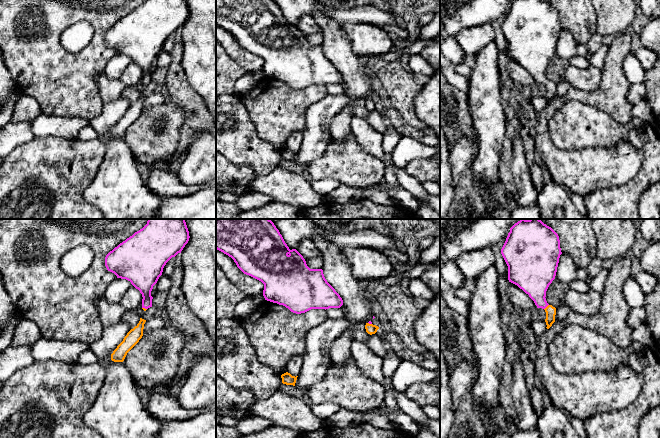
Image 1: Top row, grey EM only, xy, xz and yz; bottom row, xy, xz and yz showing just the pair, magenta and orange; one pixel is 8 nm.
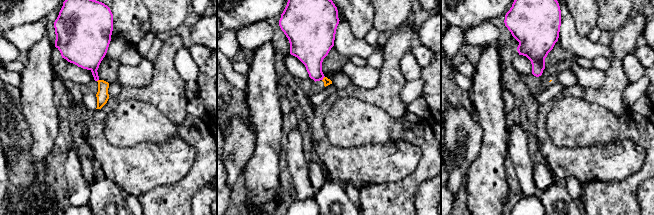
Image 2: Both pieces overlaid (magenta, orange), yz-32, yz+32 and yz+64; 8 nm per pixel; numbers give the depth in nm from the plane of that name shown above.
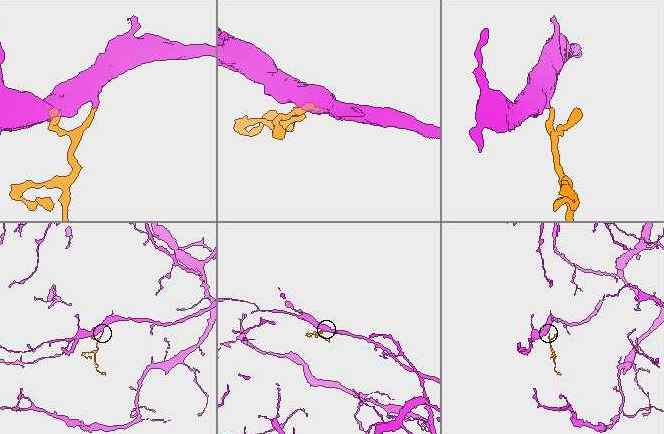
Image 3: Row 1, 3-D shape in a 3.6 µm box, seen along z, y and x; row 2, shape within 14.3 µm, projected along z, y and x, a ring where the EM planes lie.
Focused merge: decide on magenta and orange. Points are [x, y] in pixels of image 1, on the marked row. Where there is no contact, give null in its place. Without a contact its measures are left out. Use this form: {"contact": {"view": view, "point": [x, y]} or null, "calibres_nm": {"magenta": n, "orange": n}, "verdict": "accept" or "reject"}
{"contact": {"view": "yz", "point": [546, 306]}, "calibres_nm": {"magenta": 260, "orange": 80}, "verdict": "accept"}

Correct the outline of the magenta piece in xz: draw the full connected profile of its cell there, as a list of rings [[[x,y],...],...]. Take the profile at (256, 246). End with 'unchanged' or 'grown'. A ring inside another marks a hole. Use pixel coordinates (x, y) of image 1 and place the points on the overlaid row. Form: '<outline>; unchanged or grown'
[[[216,219],[216,249],[231,257],[237,267],[264,284],[265,300],[283,305],[296,314],[311,309],[340,308],[343,300],[327,282],[322,269],[310,269],[303,256],[296,250],[290,250],[279,230],[270,219]]]; unchanged

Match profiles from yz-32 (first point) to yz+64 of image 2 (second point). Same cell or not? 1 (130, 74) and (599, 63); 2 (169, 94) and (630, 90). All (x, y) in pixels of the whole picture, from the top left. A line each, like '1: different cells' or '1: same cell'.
1: different cells
2: different cells

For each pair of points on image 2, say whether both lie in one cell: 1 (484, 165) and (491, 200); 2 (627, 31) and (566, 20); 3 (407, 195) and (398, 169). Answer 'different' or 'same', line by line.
1: same
2: different
3: different

